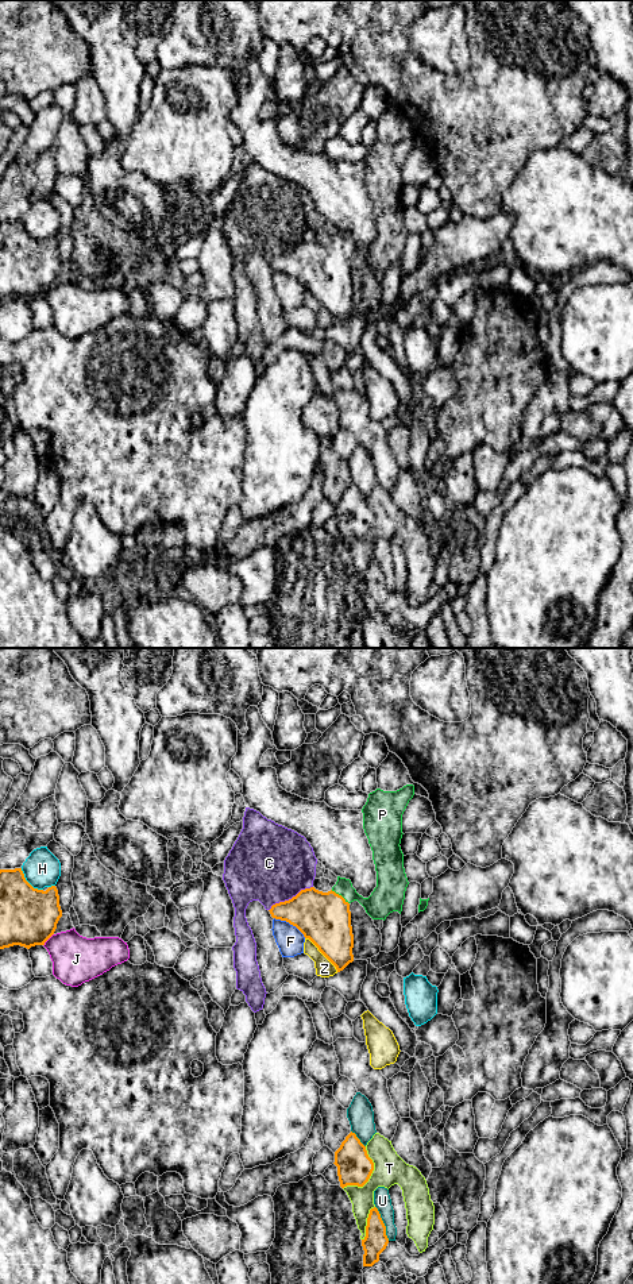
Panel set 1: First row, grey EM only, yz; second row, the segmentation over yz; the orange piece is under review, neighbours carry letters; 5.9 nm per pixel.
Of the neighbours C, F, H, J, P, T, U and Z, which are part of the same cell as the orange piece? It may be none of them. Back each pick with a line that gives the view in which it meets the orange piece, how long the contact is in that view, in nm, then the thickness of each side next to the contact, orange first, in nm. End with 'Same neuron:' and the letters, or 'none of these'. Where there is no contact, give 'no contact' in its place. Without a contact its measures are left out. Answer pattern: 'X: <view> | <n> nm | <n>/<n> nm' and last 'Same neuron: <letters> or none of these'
P: yz | 140 nm | 300/160 nm
Same neuron: P

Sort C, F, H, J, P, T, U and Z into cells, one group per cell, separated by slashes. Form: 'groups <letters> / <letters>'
groups C / F / H / J / P / T / U / Z

